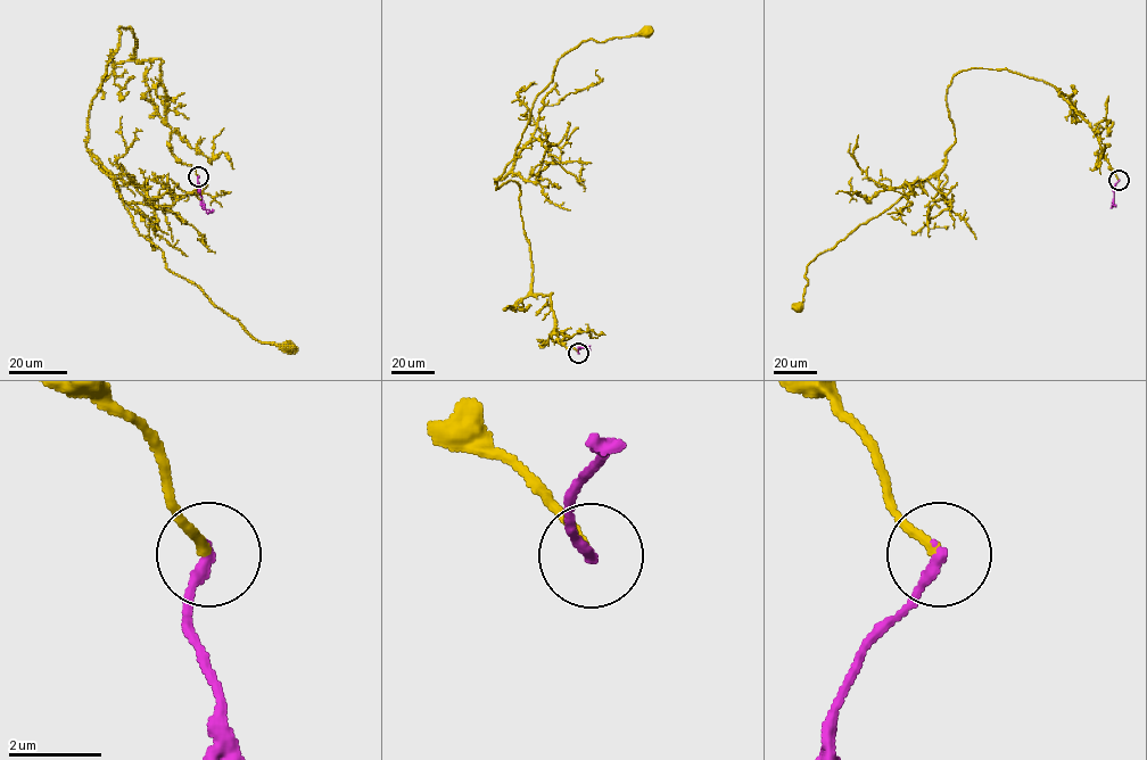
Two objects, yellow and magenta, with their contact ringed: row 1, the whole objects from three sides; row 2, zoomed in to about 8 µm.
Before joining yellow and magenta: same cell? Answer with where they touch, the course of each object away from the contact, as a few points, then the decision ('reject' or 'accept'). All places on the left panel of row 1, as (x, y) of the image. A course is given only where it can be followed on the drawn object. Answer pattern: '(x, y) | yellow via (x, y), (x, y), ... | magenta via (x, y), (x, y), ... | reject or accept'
(198, 176) | yellow via (198, 176), (170, 147), (162, 62), (137, 60), (121, 27), (91, 158), (170, 270), (289, 347) | magenta via (198, 176), (201, 205), (213, 209) | accept

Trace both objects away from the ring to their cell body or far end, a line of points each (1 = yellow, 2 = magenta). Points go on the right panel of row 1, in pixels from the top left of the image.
1: (1119, 180), (1054, 87), (960, 71), (945, 166), (815, 258), (798, 307)
2: (1119, 180), (1112, 205)

